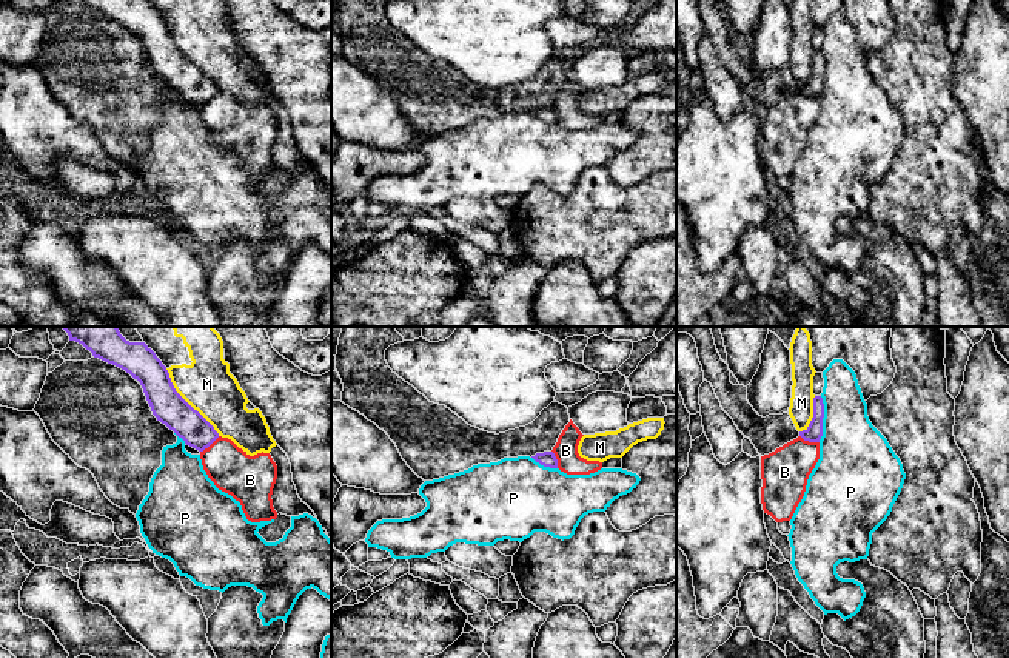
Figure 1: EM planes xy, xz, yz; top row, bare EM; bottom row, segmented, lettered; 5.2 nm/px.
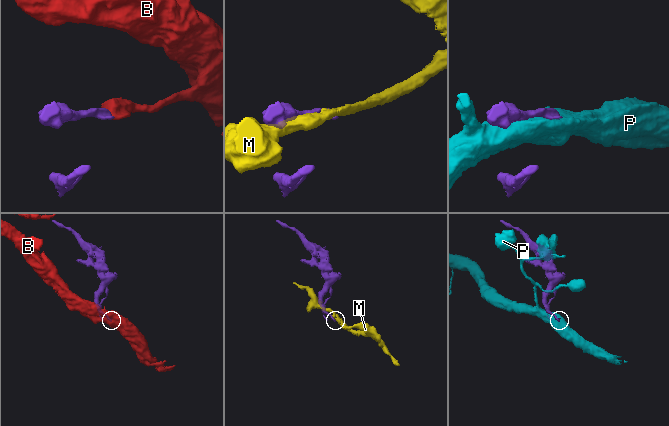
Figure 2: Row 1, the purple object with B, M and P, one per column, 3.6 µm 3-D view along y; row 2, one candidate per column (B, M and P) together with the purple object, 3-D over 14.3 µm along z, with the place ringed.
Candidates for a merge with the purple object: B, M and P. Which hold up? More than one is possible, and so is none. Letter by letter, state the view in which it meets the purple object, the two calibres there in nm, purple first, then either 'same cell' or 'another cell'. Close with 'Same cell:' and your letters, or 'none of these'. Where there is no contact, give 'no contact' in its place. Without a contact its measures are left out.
B: yz | 90/260 nm | another cell
M: xy | 170/280 nm | another cell
P: yz | 90/360 nm | another cell
Same cell: none of these

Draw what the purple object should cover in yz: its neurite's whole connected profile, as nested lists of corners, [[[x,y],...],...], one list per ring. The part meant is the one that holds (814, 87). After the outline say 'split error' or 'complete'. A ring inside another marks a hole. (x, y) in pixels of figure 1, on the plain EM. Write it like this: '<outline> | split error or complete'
[[[821,51],[813,52],[813,72],[809,82],[799,86],[799,91],[809,97],[820,97],[823,91],[824,59]]] | complete

